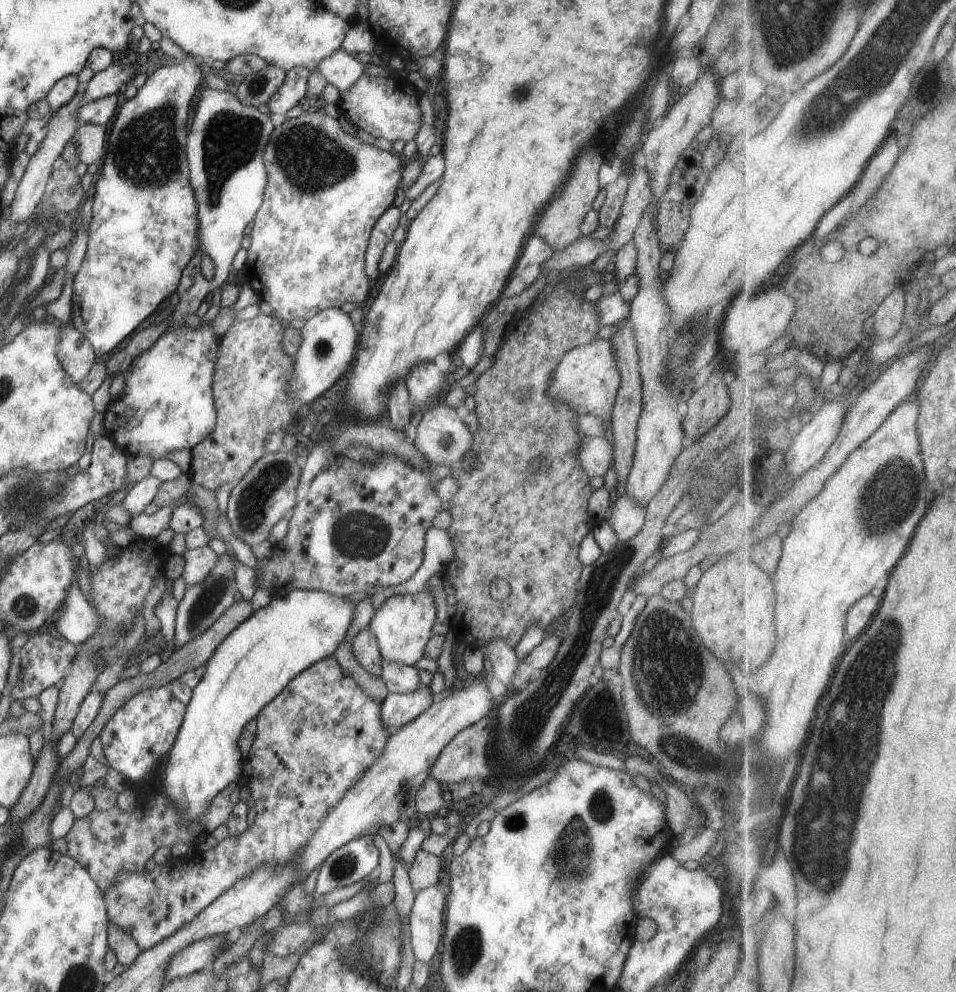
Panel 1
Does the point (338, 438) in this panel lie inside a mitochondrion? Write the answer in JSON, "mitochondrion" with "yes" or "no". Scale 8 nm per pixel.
{"mitochondrion":"no"}

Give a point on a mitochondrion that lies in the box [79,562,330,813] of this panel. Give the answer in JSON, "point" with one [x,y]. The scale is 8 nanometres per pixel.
{"point":[206,603]}

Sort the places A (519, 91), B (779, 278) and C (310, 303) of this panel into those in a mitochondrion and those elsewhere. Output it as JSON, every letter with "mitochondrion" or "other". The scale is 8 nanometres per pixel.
{"A":"mitochondrion","B":"other","C":"other"}

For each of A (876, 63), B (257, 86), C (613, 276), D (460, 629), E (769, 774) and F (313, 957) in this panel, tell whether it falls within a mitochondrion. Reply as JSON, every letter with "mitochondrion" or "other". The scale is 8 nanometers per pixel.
{"A":"mitochondrion","B":"mitochondrion","C":"other","D":"other","E":"mitochondrion","F":"other"}

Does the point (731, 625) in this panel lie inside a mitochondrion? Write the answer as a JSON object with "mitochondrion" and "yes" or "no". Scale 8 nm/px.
{"mitochondrion":"no"}

